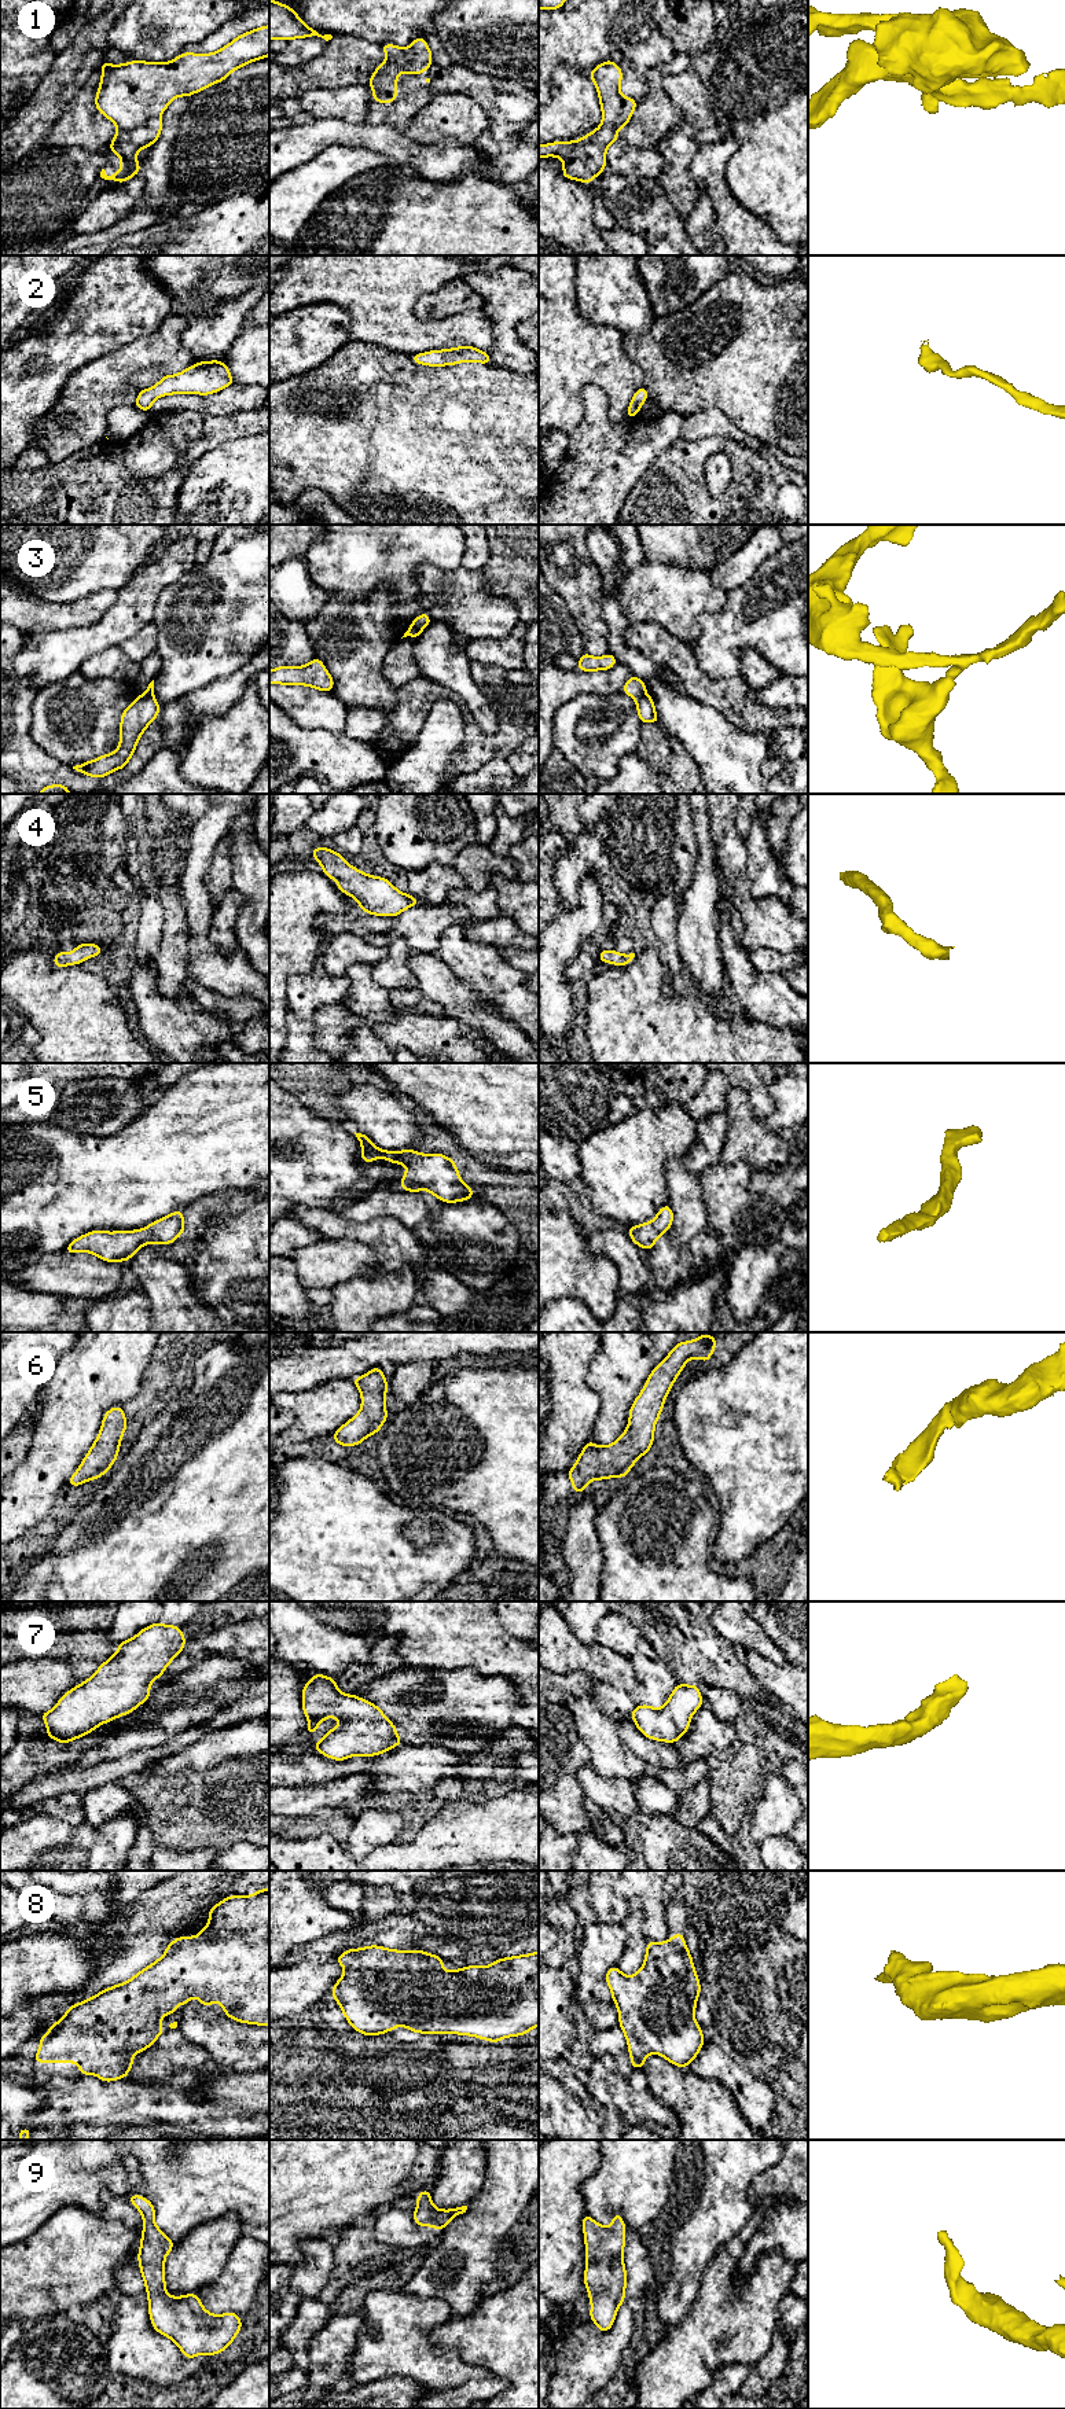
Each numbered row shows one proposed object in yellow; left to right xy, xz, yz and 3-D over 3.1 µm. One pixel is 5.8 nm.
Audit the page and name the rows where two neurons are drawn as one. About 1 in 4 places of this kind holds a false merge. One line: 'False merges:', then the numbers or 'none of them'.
False merges: 1, 3

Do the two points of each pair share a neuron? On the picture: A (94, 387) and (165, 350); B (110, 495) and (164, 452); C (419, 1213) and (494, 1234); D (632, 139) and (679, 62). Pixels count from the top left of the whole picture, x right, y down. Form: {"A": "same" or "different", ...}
{"A": "same", "B": "different", "C": "different", "D": "same"}

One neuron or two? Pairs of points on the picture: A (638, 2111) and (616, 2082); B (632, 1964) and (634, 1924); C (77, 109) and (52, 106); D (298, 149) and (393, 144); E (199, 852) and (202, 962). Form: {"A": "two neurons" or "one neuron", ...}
{"A": "one neuron", "B": "one neuron", "C": "two neurons", "D": "one neuron", "E": "one neuron"}

